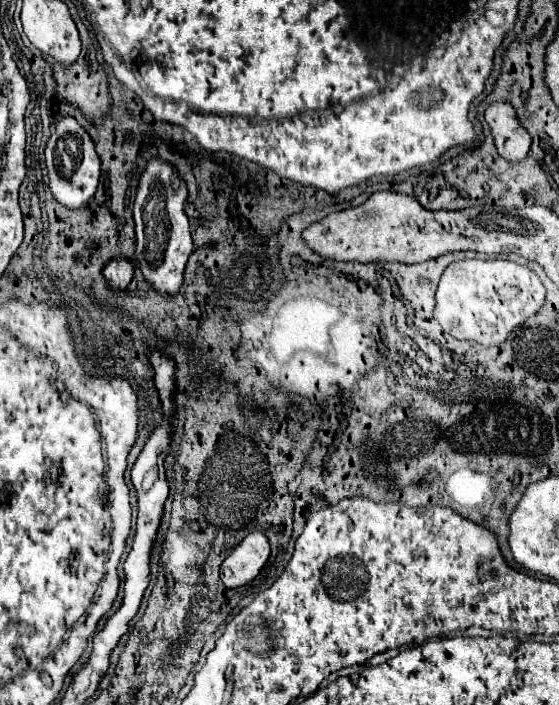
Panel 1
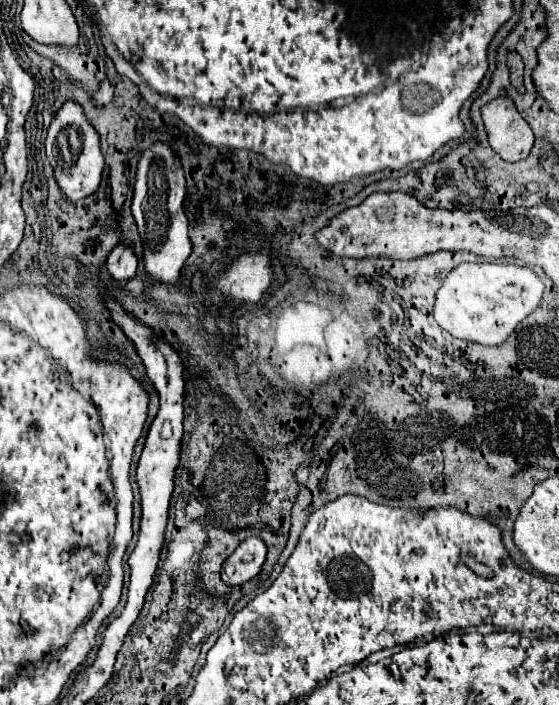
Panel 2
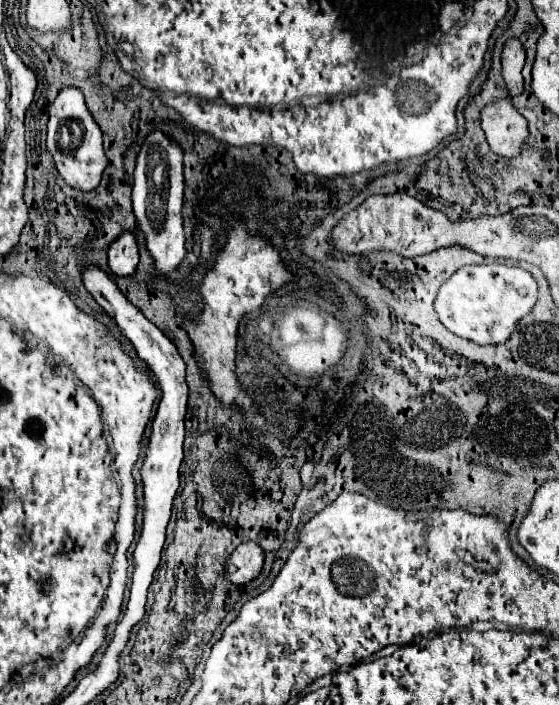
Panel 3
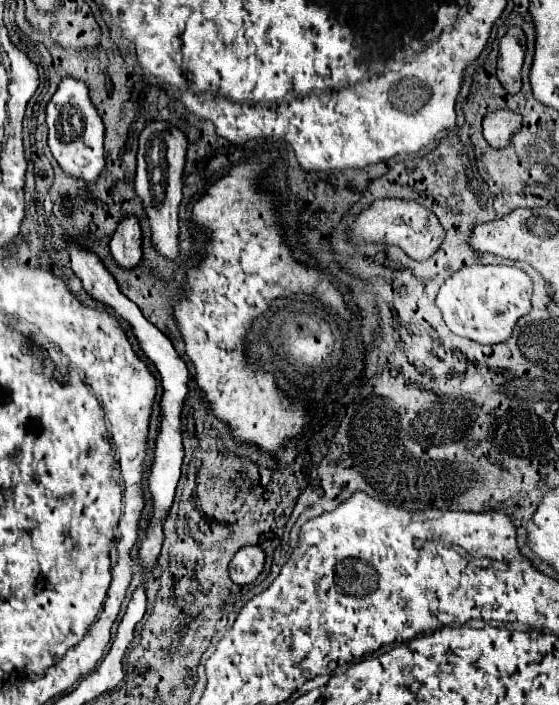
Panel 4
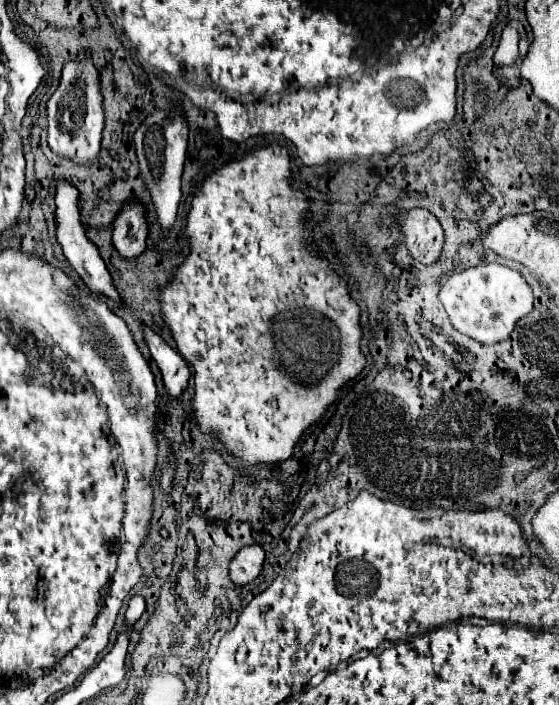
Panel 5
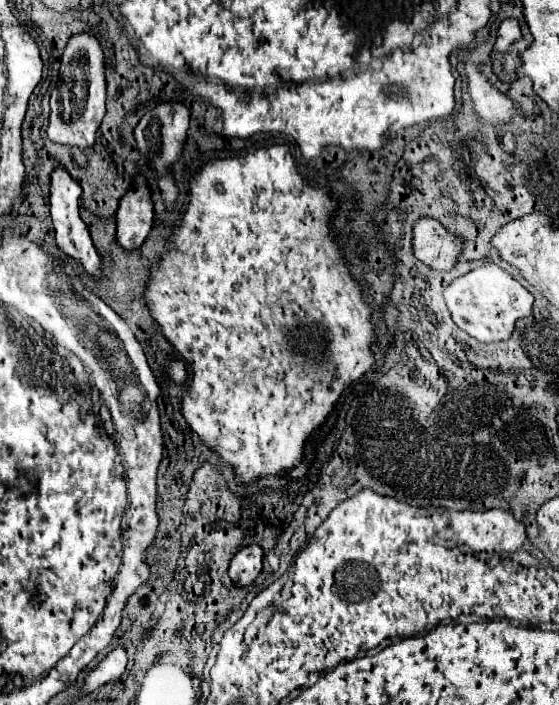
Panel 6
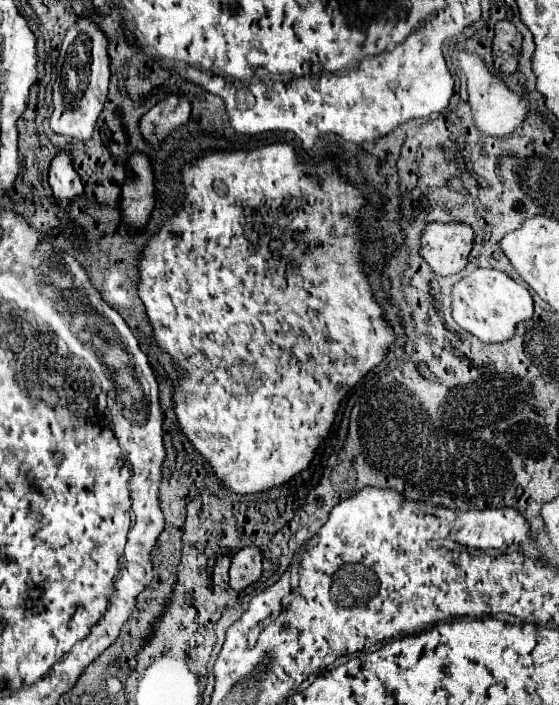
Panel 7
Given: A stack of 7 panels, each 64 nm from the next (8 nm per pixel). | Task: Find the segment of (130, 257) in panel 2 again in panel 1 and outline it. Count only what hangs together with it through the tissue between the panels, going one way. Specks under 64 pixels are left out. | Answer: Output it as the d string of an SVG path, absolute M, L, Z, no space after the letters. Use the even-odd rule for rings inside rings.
M116 258L116 260L112 260L112 262L106 264L106 268L102 270L102 274L104 274L106 284L108 284L108 288L112 292L122 292L122 290L126 290L126 286L132 280L134 266L126 258Z

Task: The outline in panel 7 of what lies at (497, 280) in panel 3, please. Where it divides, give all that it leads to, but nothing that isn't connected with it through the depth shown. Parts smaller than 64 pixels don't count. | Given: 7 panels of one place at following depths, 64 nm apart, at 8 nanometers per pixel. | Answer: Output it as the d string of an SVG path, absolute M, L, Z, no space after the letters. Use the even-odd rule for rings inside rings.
M480 268L452 286L452 318L460 328L474 334L480 342L504 342L514 336L516 324L534 312L532 294L508 274L494 268Z

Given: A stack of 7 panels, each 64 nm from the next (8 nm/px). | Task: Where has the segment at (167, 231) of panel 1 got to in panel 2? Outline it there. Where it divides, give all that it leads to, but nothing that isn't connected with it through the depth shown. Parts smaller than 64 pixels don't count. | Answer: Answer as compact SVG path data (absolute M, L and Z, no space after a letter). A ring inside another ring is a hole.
M154 144L142 154L138 162L132 214L142 238L142 258L146 274L164 284L176 284L182 266L192 252L192 242L188 238L188 218L184 216L184 198L186 180L178 158L168 146Z

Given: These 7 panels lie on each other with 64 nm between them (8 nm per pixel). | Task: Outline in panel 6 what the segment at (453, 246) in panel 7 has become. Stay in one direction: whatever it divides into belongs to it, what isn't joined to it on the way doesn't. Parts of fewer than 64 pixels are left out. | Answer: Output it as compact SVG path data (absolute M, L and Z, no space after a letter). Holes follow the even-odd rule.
M420 216L412 226L414 256L436 270L450 270L460 254L458 240L434 218Z

